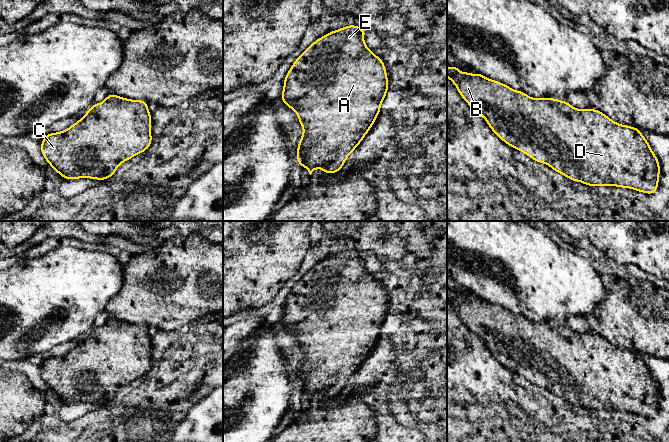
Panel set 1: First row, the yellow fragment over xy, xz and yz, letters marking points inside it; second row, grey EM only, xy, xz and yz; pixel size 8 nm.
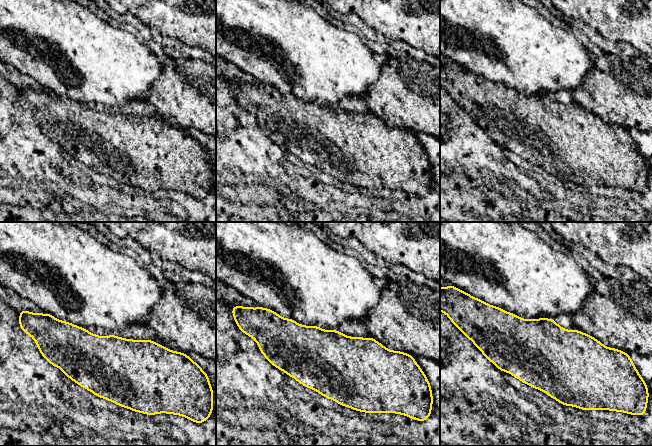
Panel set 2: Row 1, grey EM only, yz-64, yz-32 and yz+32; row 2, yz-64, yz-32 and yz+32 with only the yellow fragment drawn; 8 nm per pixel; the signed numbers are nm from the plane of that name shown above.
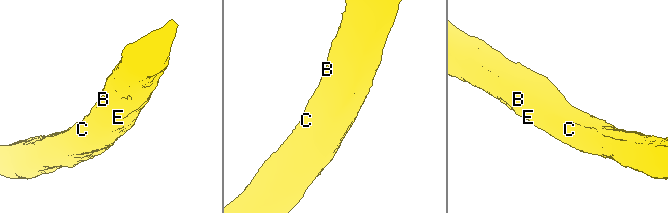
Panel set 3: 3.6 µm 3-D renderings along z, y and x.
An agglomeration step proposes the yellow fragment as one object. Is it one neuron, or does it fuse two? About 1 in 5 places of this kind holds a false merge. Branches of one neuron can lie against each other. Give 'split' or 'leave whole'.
leave whole

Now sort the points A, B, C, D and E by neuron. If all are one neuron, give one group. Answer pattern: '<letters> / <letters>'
A B C D E

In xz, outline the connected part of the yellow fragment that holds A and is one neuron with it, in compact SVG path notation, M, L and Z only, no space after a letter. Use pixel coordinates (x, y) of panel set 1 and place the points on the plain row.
M356 249L329 256L303 275L284 302L281 324L297 337L298 346L303 351L297 371L297 386L306 391L310 399L316 392L322 392L325 398L339 396L380 337L382 325L389 314L388 301L384 286L364 266L363 260L367 256Z

